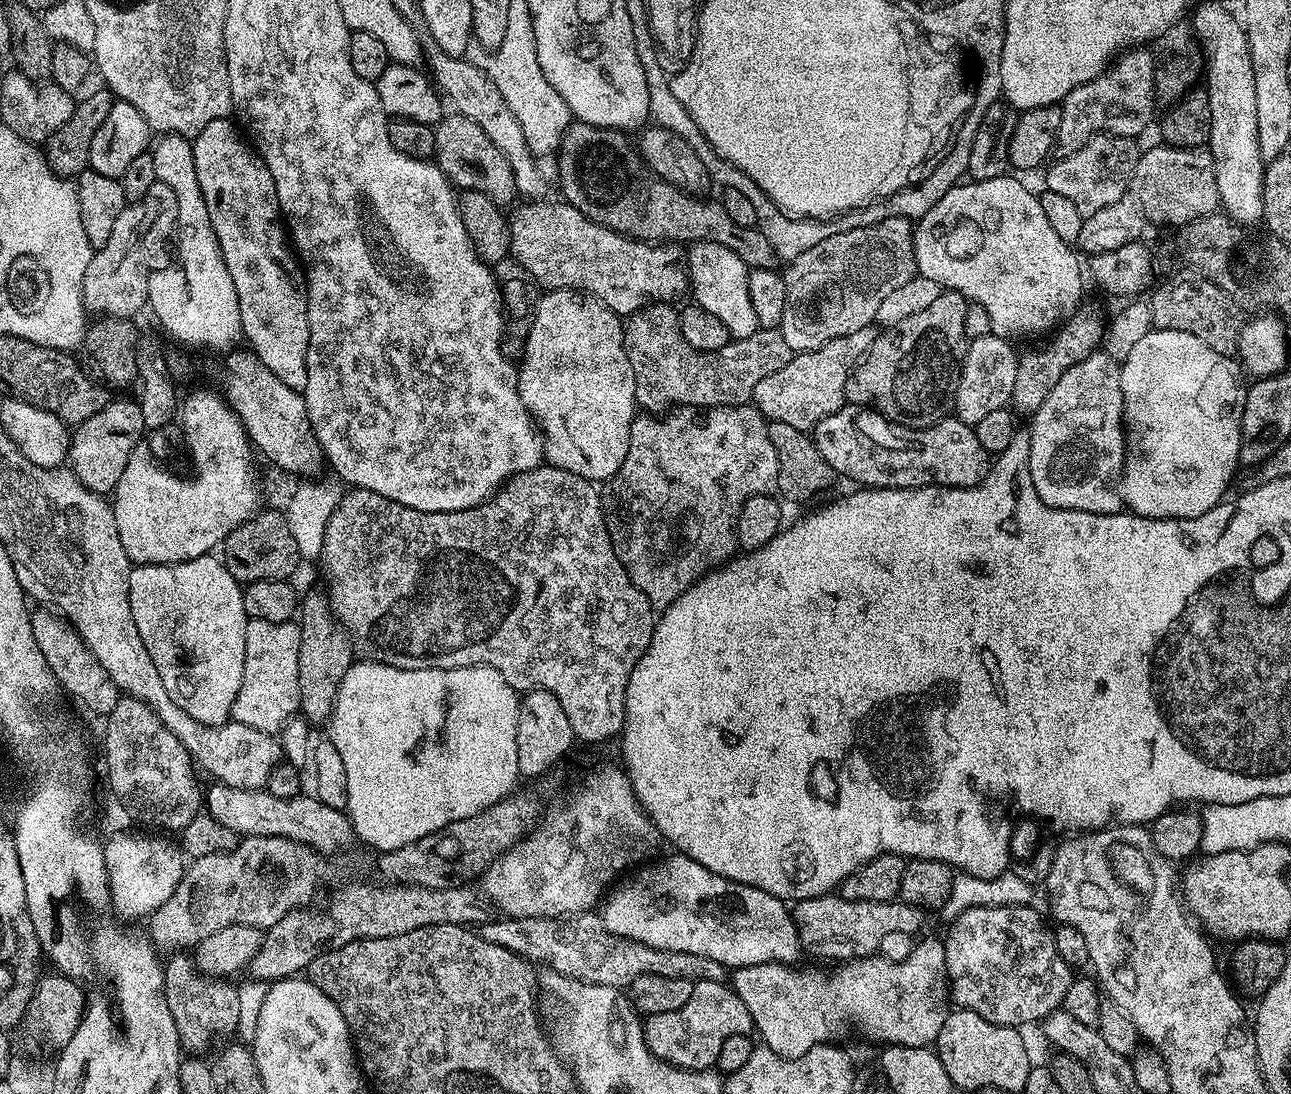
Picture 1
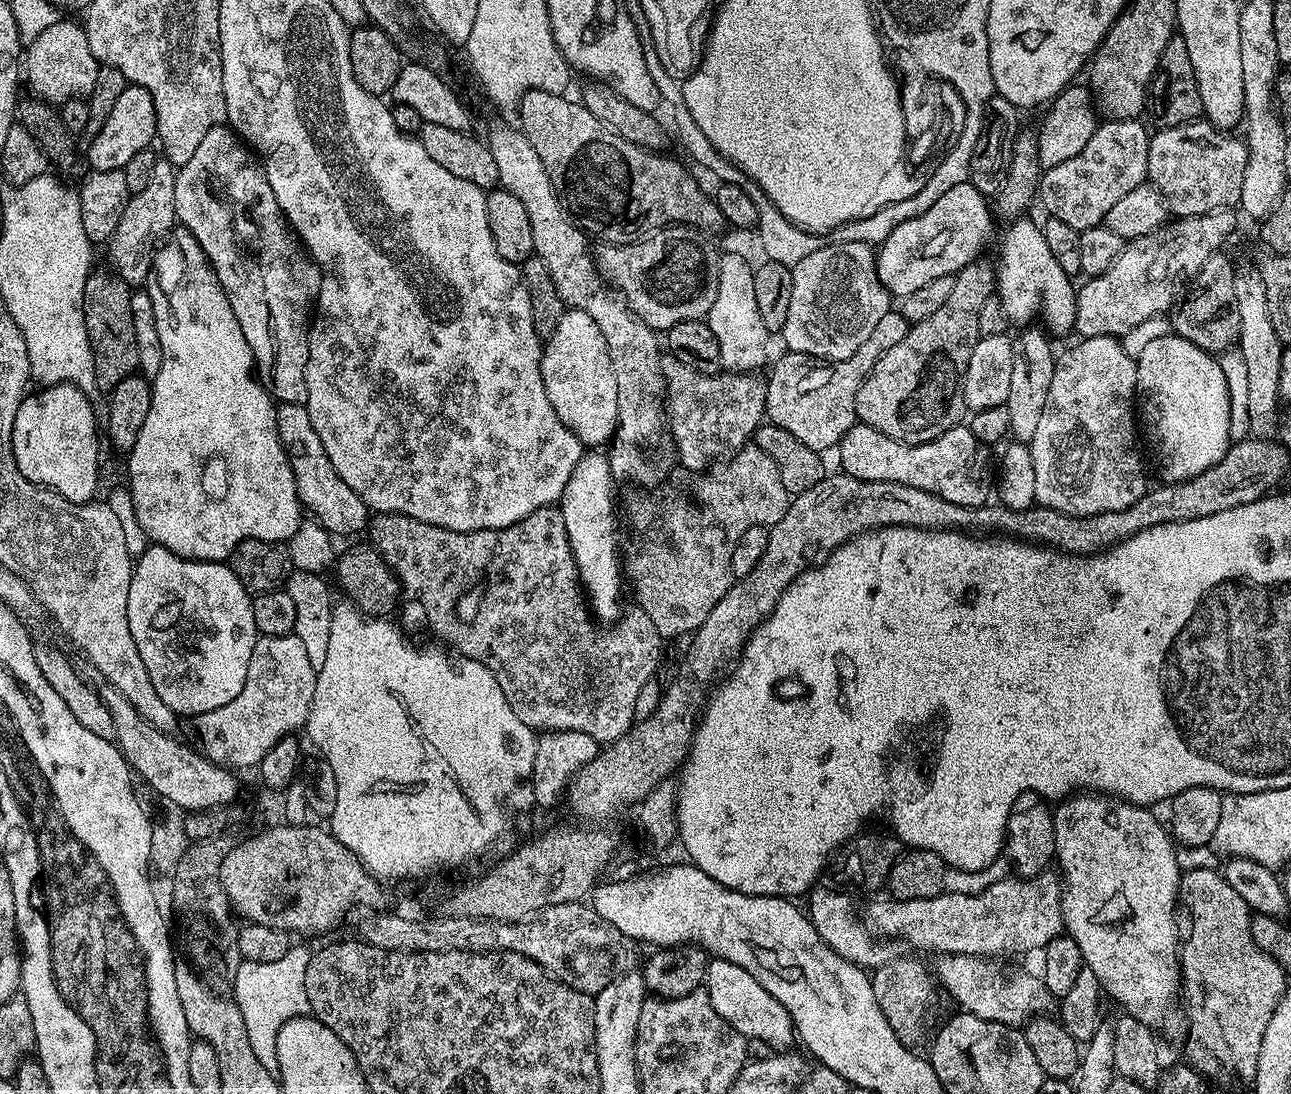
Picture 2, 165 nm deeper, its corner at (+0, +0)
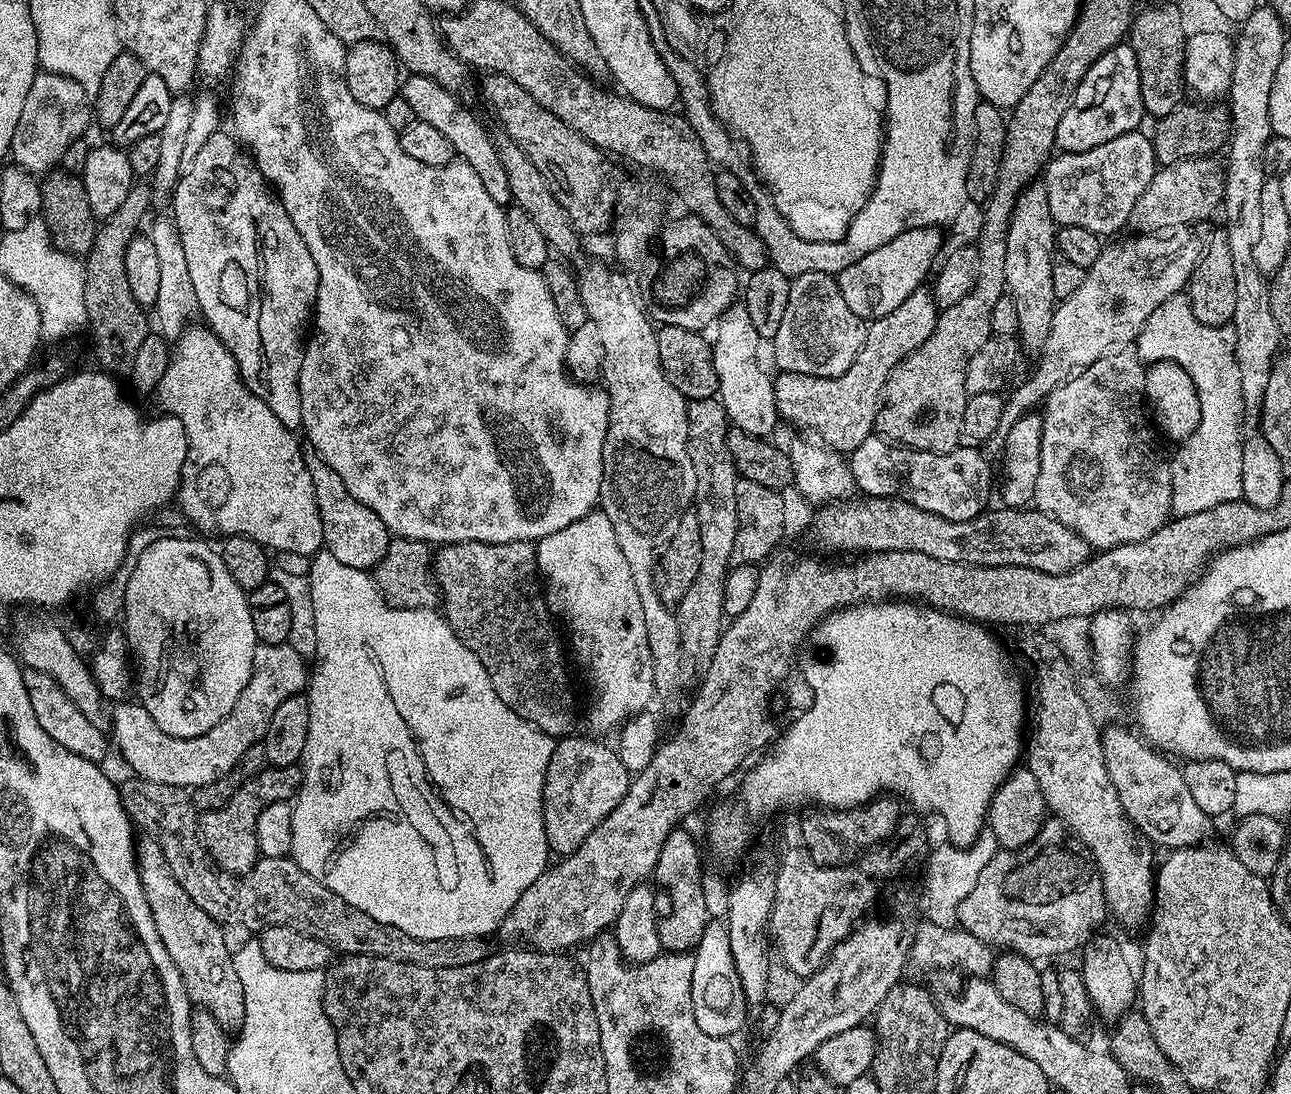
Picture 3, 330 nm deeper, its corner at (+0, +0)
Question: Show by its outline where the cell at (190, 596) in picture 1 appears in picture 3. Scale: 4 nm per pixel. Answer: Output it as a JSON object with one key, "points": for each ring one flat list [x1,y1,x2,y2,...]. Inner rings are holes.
{"points":[[180,534,170,538,162,538,158,542,150,542,142,554,138,554,134,570,130,574,130,582,126,586,126,598,122,613,122,631,128,642,128,650,134,661,134,684,140,688,138,702,158,722,158,730,170,734,174,738,198,738,206,734,206,730,214,730,234,710,234,702,238,702,238,694,246,690,246,682,250,682,250,674,254,670,254,650,258,643,254,634,254,618,250,618,248,593,230,578,230,570,222,562,219,551,200,540,183,540]]}

